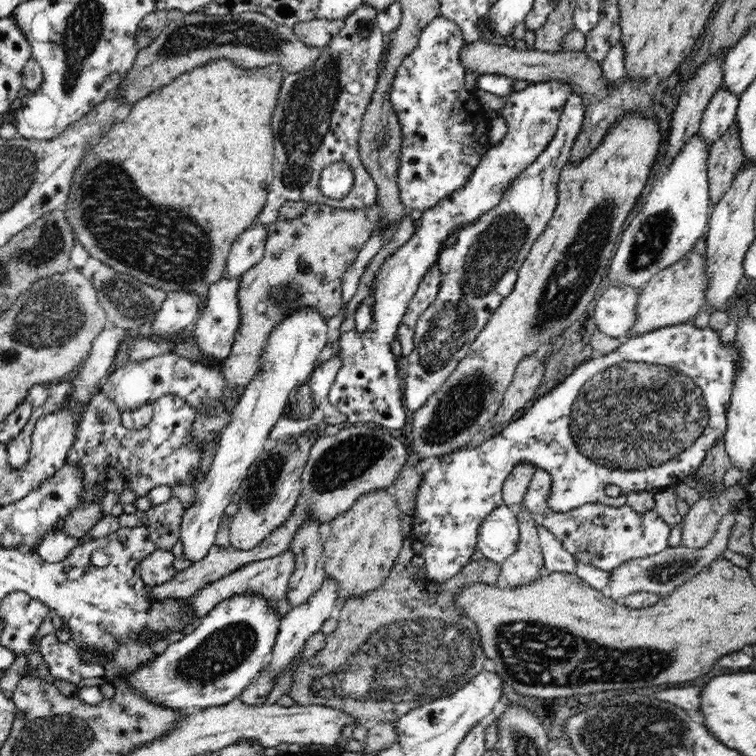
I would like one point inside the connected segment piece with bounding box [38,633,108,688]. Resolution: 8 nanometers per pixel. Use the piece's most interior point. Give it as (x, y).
(62, 658)

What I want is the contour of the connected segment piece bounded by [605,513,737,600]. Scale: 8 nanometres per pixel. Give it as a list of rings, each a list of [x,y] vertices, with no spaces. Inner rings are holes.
[[[728,513],[722,517],[720,524],[718,524],[718,530],[716,530],[712,540],[709,540],[705,547],[690,549],[684,547],[684,545],[678,545],[677,547],[669,546],[657,555],[623,562],[618,568],[610,572],[610,580],[608,580],[605,592],[613,600],[621,596],[627,597],[629,594],[640,591],[653,592],[659,596],[670,594],[673,589],[678,588],[681,583],[690,580],[690,578],[696,576],[702,568],[706,568],[709,564],[712,564],[714,560],[722,556],[724,550],[727,548],[732,526],[734,526],[736,522],[736,515],[736,513]]]

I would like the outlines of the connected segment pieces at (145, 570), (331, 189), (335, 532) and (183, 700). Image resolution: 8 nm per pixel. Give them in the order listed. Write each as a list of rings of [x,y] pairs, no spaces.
[[[158,549],[144,560],[141,560],[137,570],[145,586],[149,588],[170,580],[177,573],[174,571],[172,562],[174,562],[174,556],[171,550],[165,551]]]
[[[334,162],[320,173],[320,190],[326,197],[344,198],[353,186],[353,173],[347,162]]]
[[[392,488],[379,489],[367,494],[362,494],[354,500],[354,504],[346,512],[330,520],[330,531],[323,542],[323,553],[326,558],[325,576],[335,578],[339,584],[339,602],[342,603],[346,596],[360,596],[374,588],[378,588],[383,580],[390,574],[392,566],[397,562],[400,548],[402,548],[402,522],[401,508],[397,498],[393,495]]]
[[[238,595],[223,600],[182,639],[170,643],[162,653],[138,666],[134,672],[120,674],[120,678],[114,678],[110,683],[124,693],[132,692],[158,707],[174,711],[202,710],[228,704],[239,698],[241,692],[267,666],[281,624],[281,618],[274,612],[260,595]]]

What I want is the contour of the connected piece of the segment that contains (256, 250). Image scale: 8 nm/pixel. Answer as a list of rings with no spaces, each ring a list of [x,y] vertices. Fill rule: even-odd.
[[[255,223],[234,240],[226,260],[224,279],[240,278],[264,254],[267,227]]]

